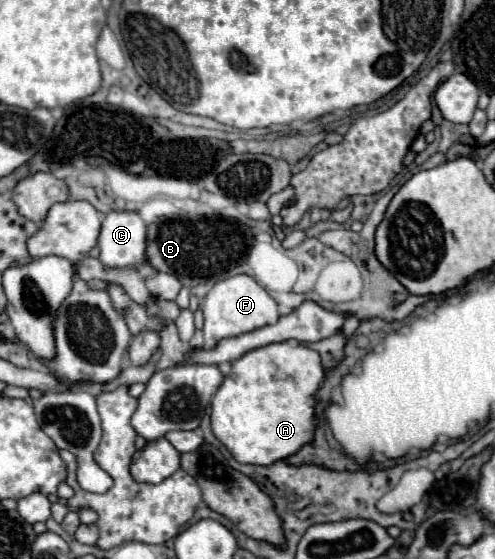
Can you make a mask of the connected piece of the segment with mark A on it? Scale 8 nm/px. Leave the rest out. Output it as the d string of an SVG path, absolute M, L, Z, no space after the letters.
M295 340L247 351L231 363L231 373L211 399L213 435L239 463L271 465L297 453L311 441L317 425L313 419L313 395L323 375L319 353Z

